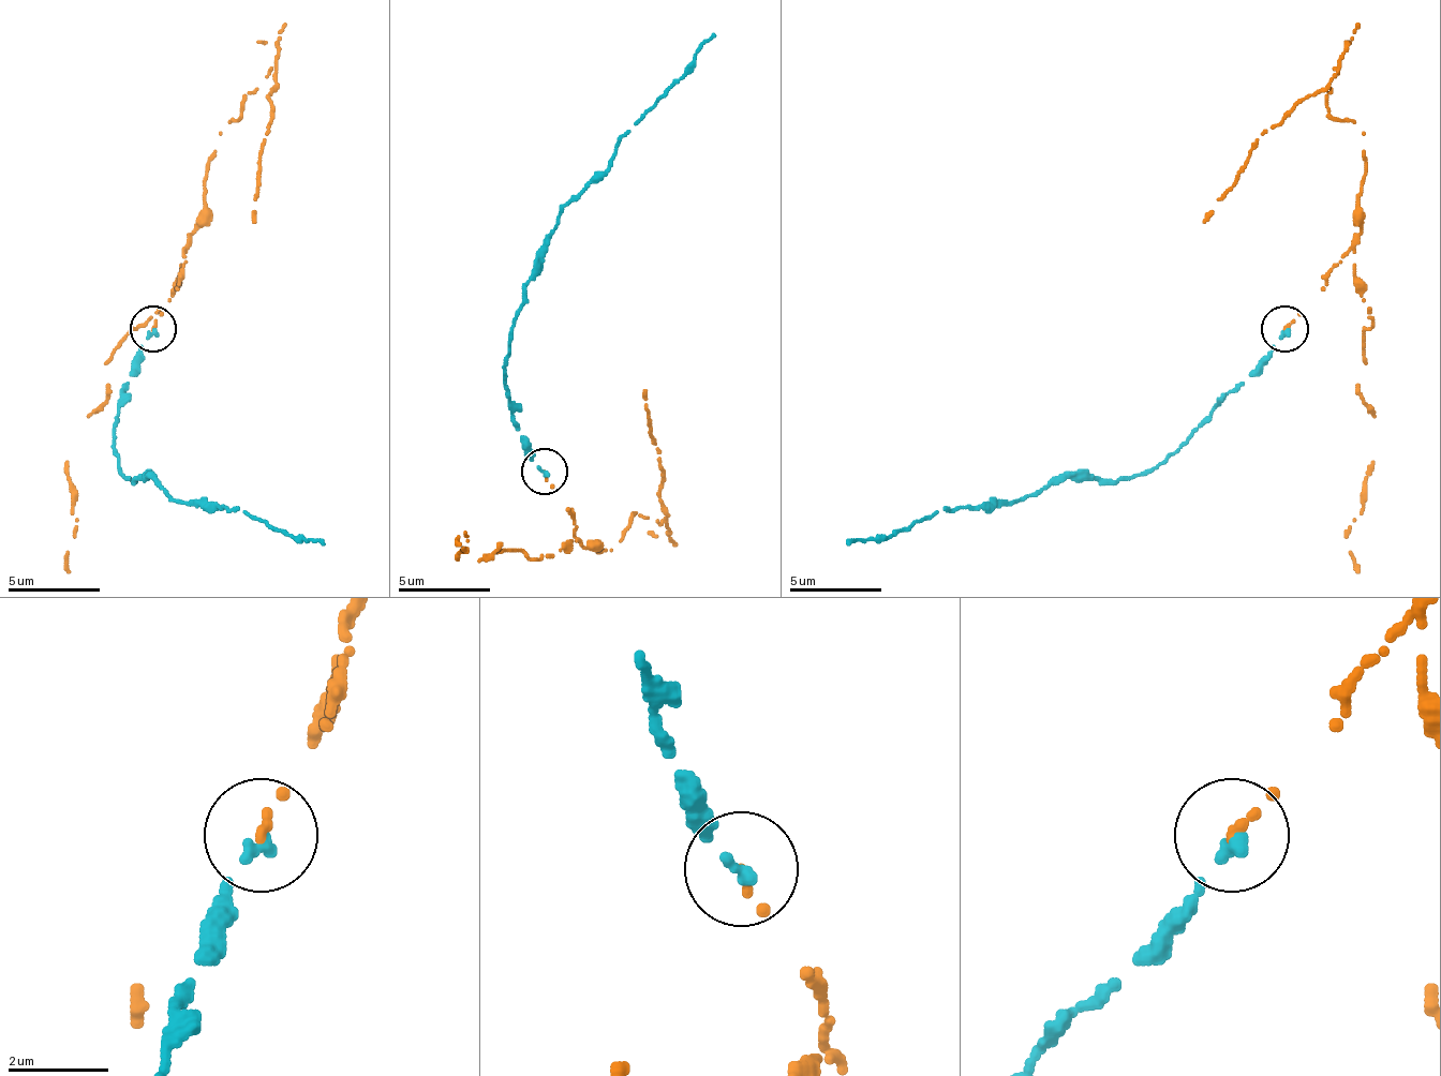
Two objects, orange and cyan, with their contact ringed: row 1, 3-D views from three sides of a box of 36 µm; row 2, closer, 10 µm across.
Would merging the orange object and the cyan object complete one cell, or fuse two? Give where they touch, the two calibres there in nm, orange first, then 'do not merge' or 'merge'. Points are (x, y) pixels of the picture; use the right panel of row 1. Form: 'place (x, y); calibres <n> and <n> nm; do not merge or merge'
place (1284, 329); calibres 160 and 280 nm; do not merge

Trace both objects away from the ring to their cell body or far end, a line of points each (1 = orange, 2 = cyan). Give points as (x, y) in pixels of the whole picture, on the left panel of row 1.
1: (152, 328), (175, 290), (203, 207), (207, 161), (221, 133), (272, 77), (268, 133), (258, 157), (254, 221)
2: (152, 332), (129, 374), (115, 424), (119, 472), (152, 480), (179, 504), (240, 508), (323, 546)

